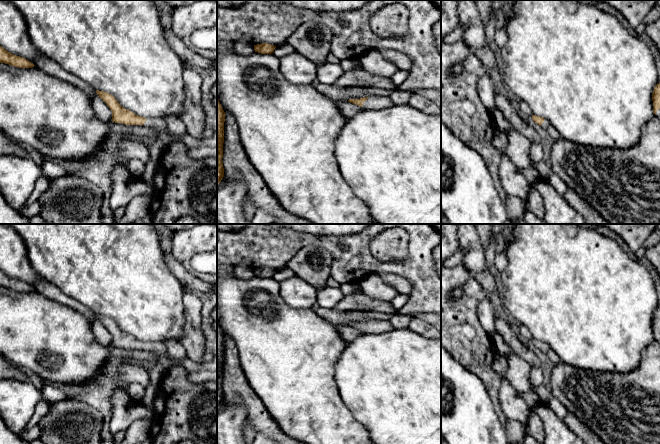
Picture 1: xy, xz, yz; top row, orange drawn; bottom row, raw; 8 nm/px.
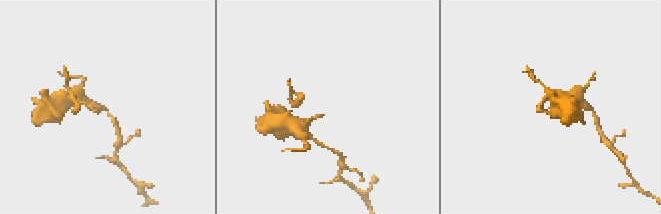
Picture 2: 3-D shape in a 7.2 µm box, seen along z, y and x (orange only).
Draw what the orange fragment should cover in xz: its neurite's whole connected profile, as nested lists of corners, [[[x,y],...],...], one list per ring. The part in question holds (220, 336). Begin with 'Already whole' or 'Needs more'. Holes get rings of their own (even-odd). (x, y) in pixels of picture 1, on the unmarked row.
Already whole. [[[217,322],[217,409],[224,401],[223,367],[224,367],[225,336]]]

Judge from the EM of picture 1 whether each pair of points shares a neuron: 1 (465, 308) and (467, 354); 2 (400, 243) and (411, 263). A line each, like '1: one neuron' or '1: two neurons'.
1: one neuron
2: two neurons

